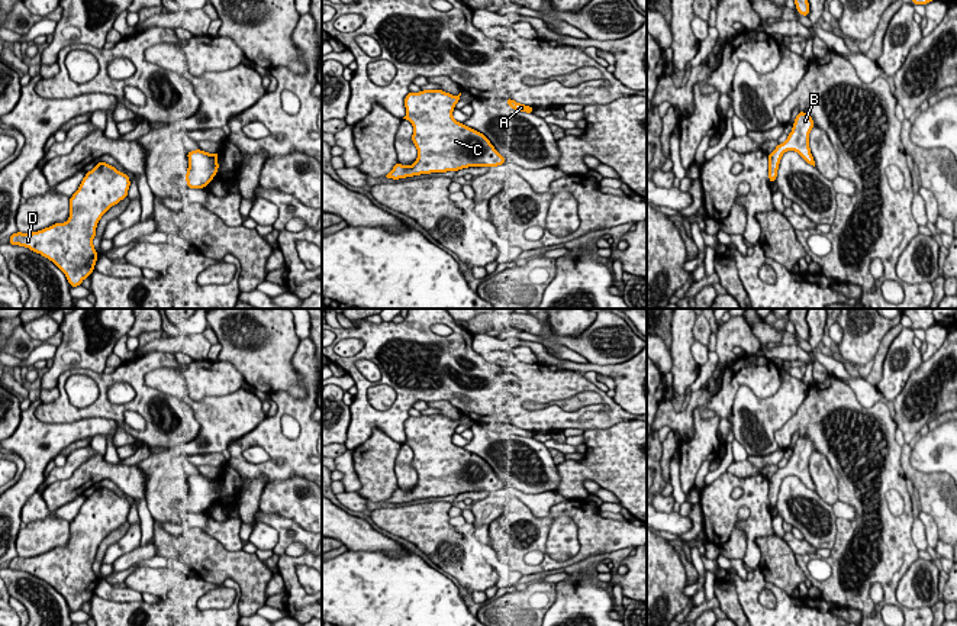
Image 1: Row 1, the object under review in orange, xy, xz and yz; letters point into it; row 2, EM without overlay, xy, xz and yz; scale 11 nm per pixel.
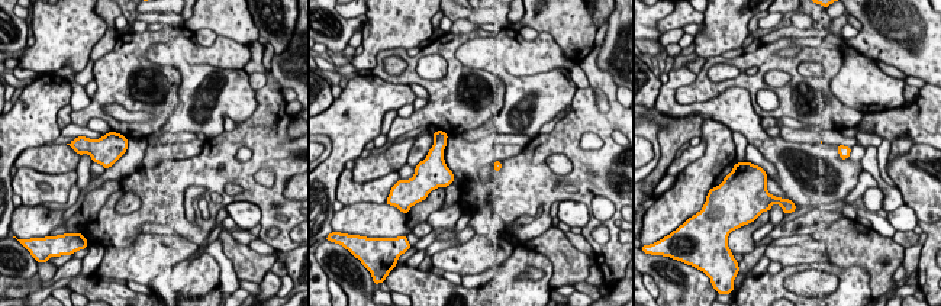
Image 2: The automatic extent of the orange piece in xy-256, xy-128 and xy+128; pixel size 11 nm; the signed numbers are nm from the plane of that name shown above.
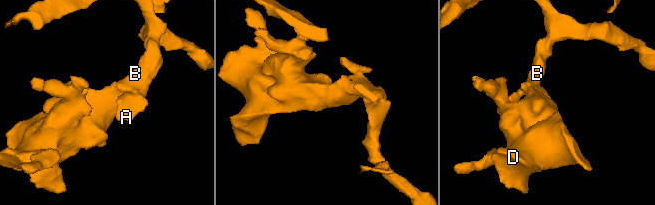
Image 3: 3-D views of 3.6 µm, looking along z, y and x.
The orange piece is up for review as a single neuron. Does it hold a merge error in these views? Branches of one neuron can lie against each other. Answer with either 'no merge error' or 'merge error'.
no merge error

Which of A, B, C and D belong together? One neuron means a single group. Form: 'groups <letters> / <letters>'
groups A B C D

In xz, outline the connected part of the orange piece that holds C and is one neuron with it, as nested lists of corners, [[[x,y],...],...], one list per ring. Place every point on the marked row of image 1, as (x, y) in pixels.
[[[442,90],[409,91],[405,97],[406,116],[403,119],[413,125],[412,142],[418,149],[418,158],[407,167],[397,162],[386,175],[387,178],[399,180],[420,174],[458,171],[468,167],[492,168],[506,162],[483,133],[452,117],[460,96],[461,93],[452,96]]]

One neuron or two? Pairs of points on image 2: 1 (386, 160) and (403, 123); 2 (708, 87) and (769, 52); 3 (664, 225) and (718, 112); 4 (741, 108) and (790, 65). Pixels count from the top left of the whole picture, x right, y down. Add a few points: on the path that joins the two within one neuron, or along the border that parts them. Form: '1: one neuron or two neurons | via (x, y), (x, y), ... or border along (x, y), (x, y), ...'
1: two neurons | border along (393, 144), (382, 152), (371, 155)
2: one neuron | via (725, 84), (751, 81), (763, 70)
3: two neurons | border along (703, 118), (719, 121), (732, 131)
4: two neurons | border along (718, 94), (731, 87), (743, 87), (760, 118)

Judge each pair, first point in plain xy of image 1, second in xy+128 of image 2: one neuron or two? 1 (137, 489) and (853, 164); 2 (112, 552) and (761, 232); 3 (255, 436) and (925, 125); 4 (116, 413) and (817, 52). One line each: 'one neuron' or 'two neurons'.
1: two neurons
2: one neuron
3: one neuron
4: one neuron

